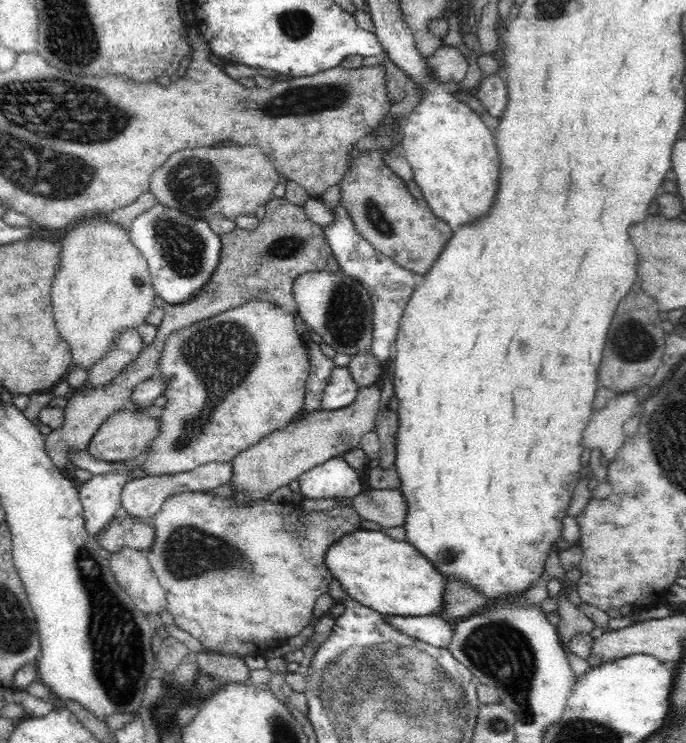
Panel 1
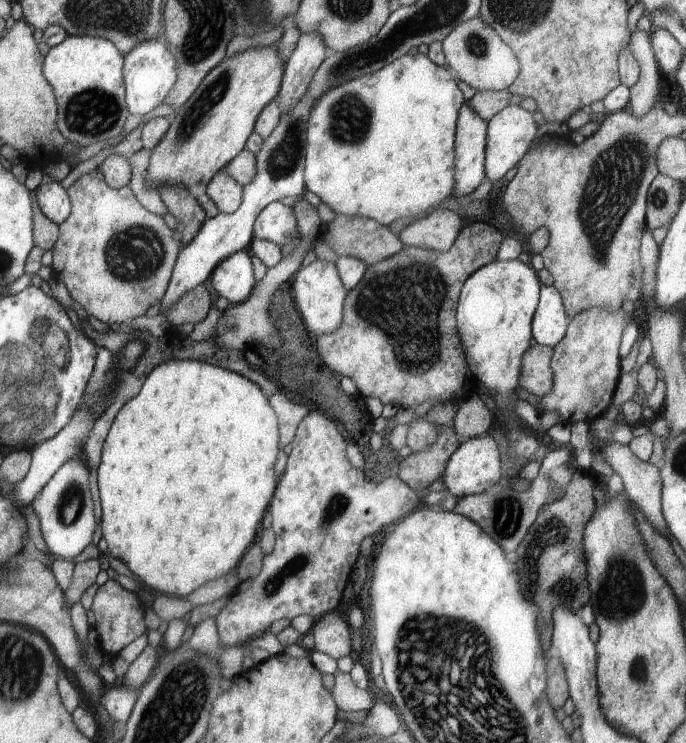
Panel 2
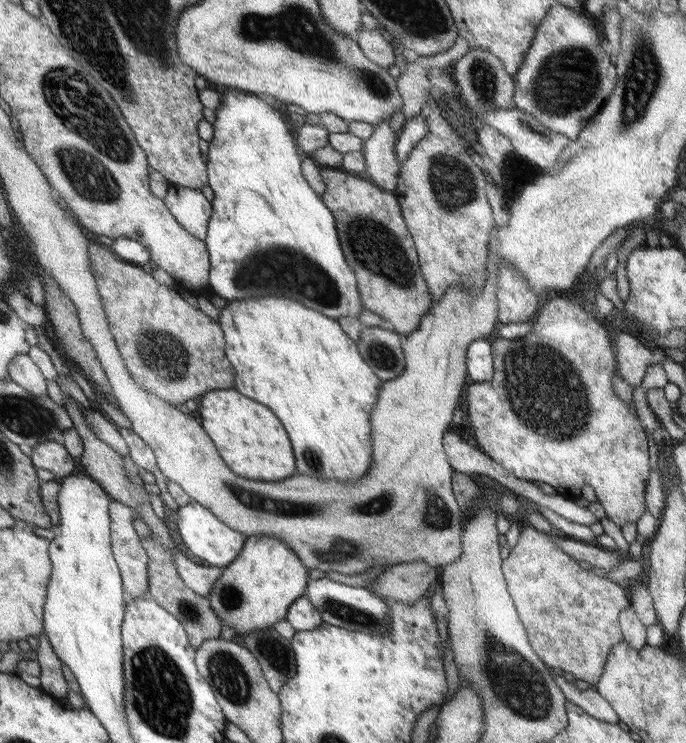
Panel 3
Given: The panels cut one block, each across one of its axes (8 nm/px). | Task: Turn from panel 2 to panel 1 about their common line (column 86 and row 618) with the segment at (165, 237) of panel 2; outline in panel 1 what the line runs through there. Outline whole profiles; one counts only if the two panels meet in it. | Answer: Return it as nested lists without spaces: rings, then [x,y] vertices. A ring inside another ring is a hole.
[[[184,491],[166,498],[161,504],[161,509],[155,516],[155,539],[147,553],[147,559],[159,578],[160,586],[164,589],[166,608],[172,615],[173,623],[184,632],[188,632],[192,638],[198,640],[200,645],[207,649],[204,654],[236,658],[245,662],[249,655],[266,655],[270,650],[280,647],[290,638],[298,636],[314,620],[316,600],[320,598],[320,594],[327,592],[328,584],[332,581],[332,573],[324,567],[324,552],[326,552],[328,544],[332,544],[340,536],[360,529],[361,521],[360,515],[356,515],[354,508],[348,507],[348,505],[308,514],[304,513],[296,503],[273,503],[270,500],[260,499],[252,502],[250,506],[236,506],[231,505],[231,498],[228,497],[218,498],[218,496],[206,495],[200,491]]]

